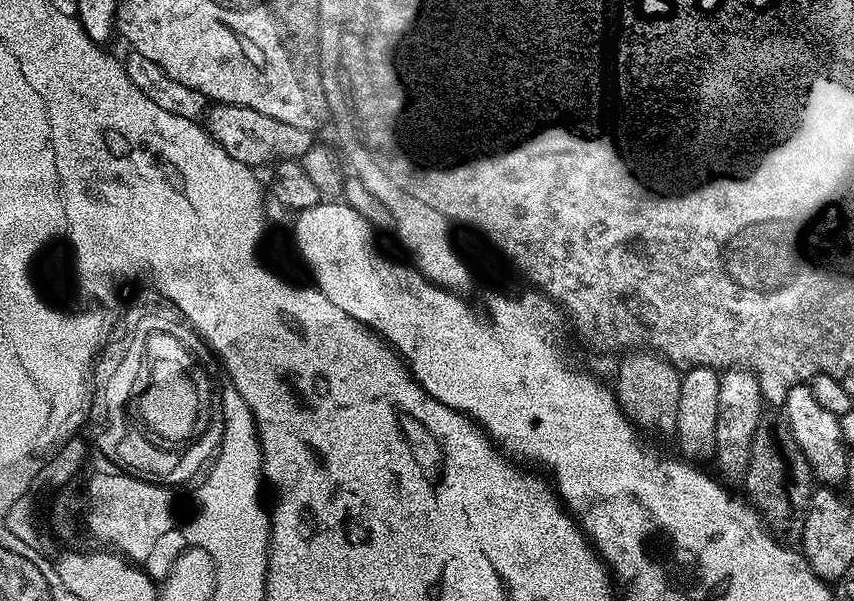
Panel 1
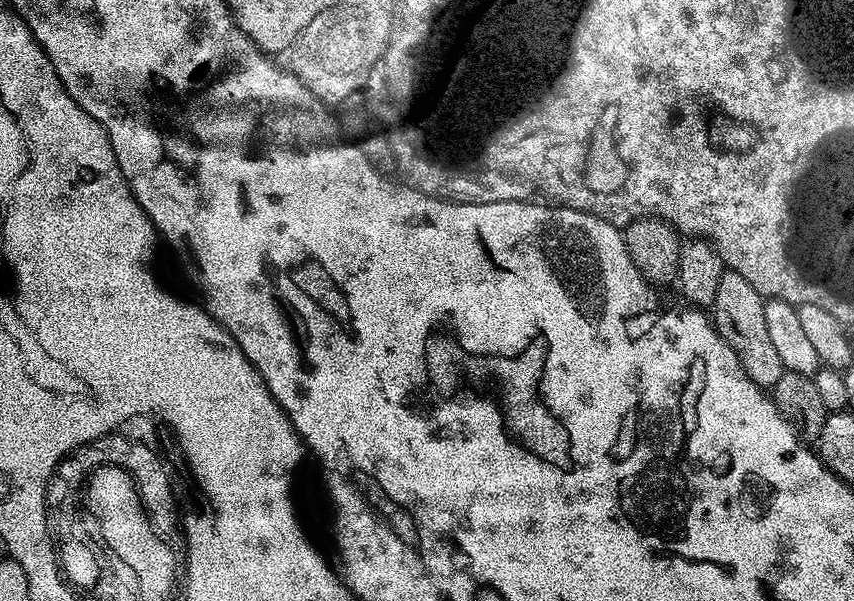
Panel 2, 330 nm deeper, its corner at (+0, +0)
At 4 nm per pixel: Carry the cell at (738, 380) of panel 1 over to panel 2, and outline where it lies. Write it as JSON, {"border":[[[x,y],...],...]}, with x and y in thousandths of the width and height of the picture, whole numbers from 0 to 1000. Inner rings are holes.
{"border":[[[850,449],[845,456],[845,469],[841,473],[841,489],[831,514],[831,526],[843,559],[864,589],[876,627],[888,644],[902,649],[909,641],[911,629],[916,629],[920,614],[916,596],[911,596],[911,582],[906,577],[902,547],[897,542],[895,501],[896,494],[883,476],[878,476],[878,469],[869,463],[869,456]]]}

